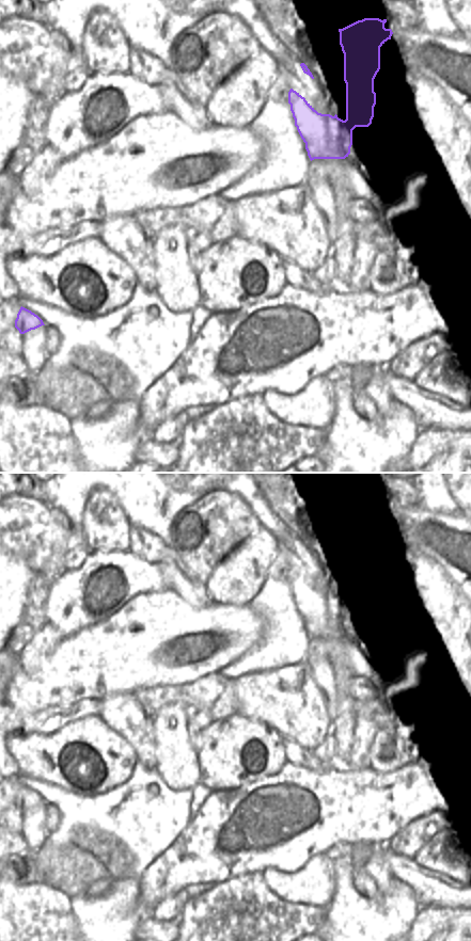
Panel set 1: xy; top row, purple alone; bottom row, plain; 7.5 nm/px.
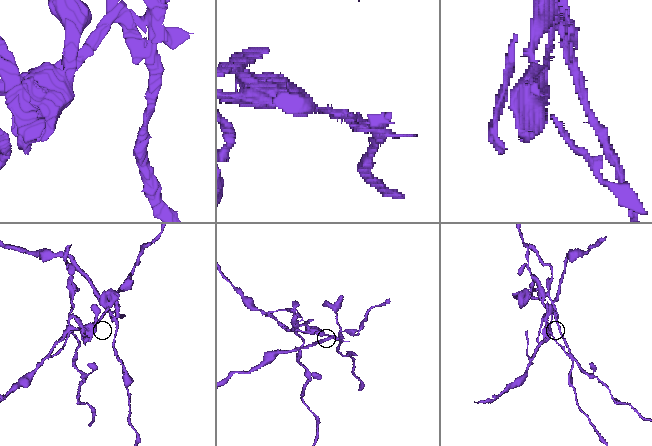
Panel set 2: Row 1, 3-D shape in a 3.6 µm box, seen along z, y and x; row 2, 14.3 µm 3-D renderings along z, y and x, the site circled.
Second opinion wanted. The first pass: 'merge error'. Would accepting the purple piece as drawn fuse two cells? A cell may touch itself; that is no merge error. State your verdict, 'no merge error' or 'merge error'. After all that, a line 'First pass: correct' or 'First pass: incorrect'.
merge error
First pass: correct

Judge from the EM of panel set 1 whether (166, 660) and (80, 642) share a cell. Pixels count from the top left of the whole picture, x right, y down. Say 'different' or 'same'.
same

